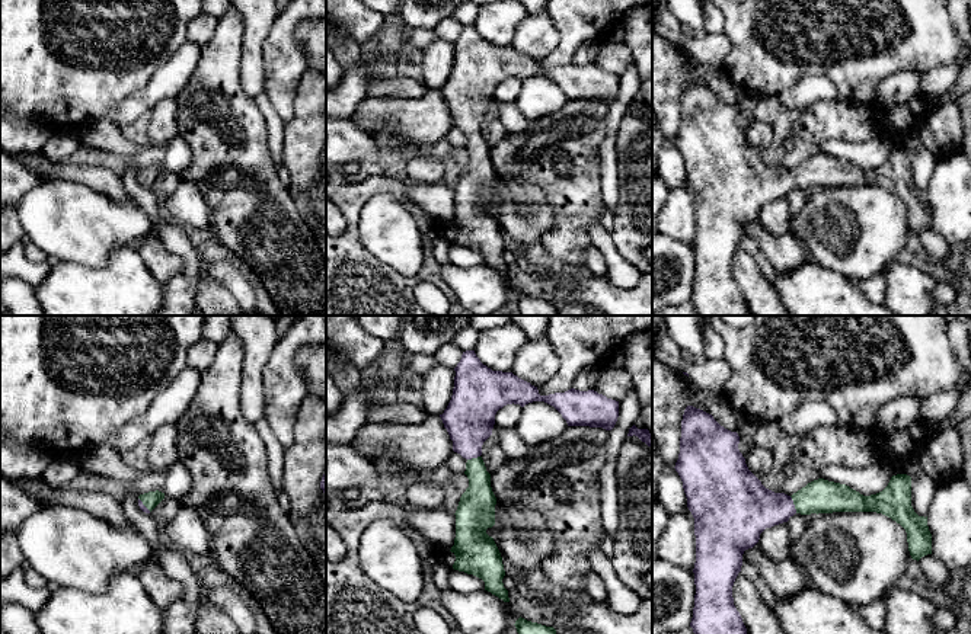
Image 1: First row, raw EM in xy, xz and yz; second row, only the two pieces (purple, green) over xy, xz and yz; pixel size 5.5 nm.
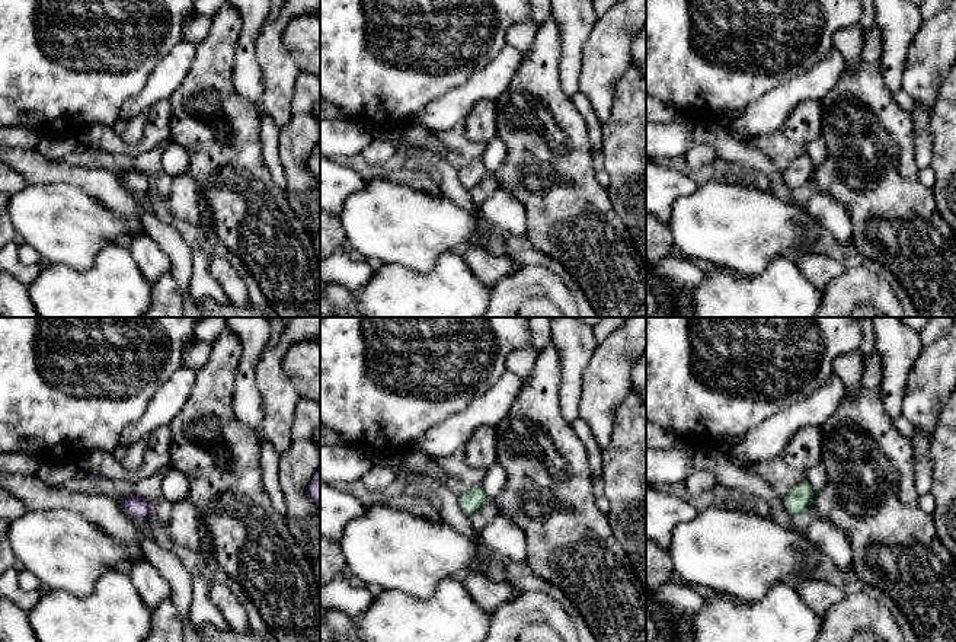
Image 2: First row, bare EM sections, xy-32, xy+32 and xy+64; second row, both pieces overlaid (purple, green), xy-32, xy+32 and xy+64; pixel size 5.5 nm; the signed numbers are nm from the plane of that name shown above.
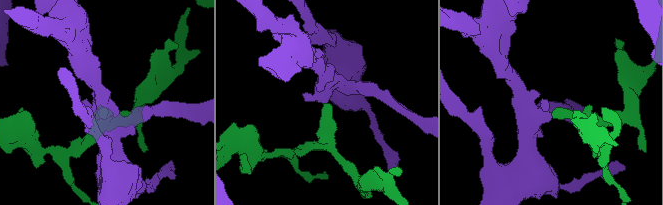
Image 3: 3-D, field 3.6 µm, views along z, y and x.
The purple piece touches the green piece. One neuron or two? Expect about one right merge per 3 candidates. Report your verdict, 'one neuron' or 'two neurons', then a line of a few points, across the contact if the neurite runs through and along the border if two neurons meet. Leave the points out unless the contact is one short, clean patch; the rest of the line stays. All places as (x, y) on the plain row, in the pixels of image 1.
one neuron; line yz (748, 182), (794, 179), (820, 170)

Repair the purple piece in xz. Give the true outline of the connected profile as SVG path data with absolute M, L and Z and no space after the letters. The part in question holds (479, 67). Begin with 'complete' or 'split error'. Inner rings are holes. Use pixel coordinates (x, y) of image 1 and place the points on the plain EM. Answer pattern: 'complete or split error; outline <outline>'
split error; outline M475 25L463 26L454 45L453 70L440 92L453 115L453 125L467 134L464 148L469 161L454 188L456 212L450 224L456 230L453 243L482 253L485 265L510 276L502 257L505 244L501 227L486 208L495 199L496 172L480 131L483 116L492 109L496 86L512 77L524 81L544 76L562 89L568 100L611 105L619 92L619 76L594 64L575 63L540 70L537 61L512 47L492 45L483 39Z

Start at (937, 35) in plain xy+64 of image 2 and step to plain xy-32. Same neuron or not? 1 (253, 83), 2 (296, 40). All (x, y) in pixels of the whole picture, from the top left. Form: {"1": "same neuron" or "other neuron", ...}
{"1": "other neuron", "2": "other neuron"}

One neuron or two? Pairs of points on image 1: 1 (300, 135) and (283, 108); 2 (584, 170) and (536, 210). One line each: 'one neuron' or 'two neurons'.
1: two neurons
2: two neurons

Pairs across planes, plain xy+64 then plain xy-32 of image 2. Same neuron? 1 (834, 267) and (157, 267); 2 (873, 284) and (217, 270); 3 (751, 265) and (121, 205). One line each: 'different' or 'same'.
1: same
2: same
3: different

